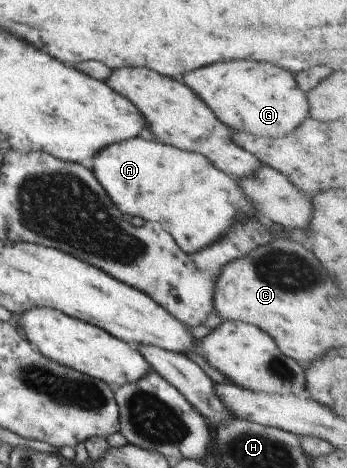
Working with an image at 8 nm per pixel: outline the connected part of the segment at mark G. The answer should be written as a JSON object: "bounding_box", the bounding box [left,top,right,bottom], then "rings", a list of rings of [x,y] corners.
{"bounding_box":[183,61,307,137],"rings":[[[223,61],[205,65],[201,69],[189,71],[183,75],[183,83],[196,93],[196,96],[212,110],[214,116],[230,130],[245,132],[255,137],[279,137],[291,133],[295,127],[301,125],[302,119],[307,113],[305,97],[295,87],[293,77],[287,71],[281,71],[279,67],[257,63],[257,61]]]}

